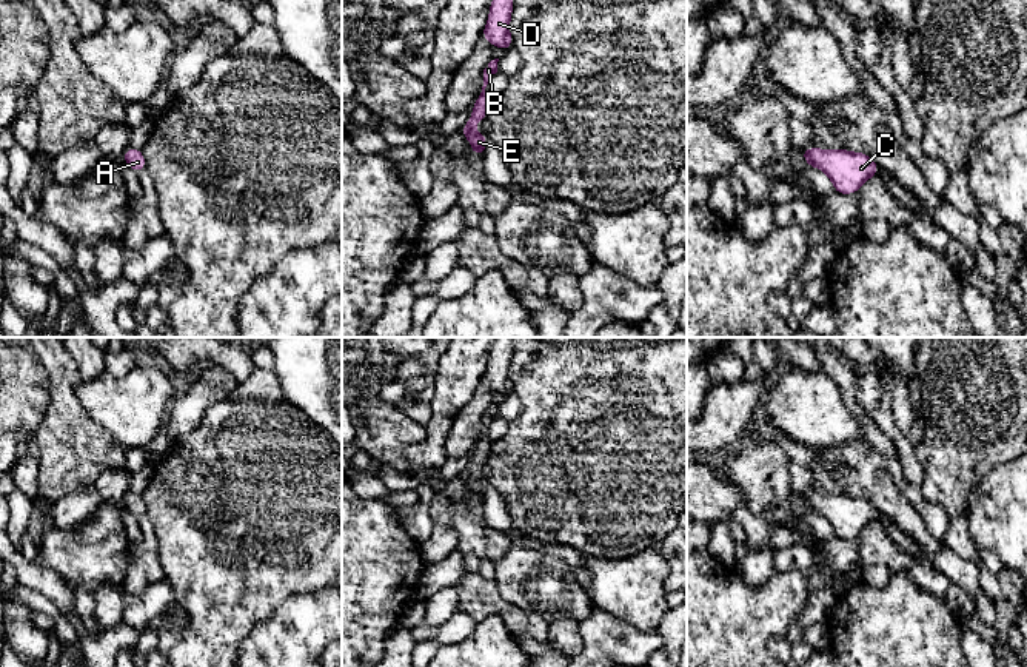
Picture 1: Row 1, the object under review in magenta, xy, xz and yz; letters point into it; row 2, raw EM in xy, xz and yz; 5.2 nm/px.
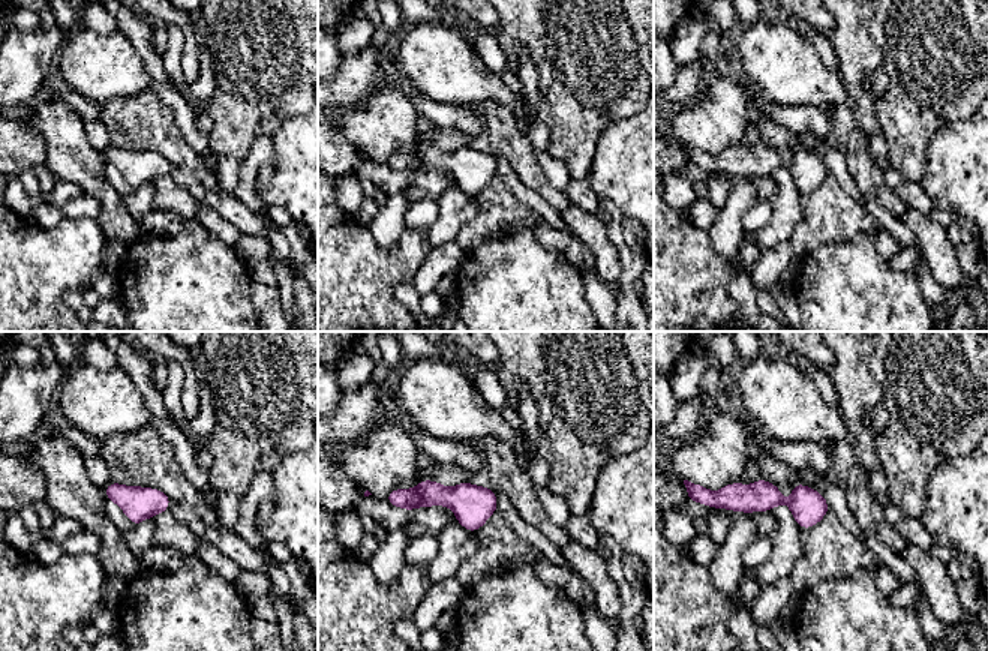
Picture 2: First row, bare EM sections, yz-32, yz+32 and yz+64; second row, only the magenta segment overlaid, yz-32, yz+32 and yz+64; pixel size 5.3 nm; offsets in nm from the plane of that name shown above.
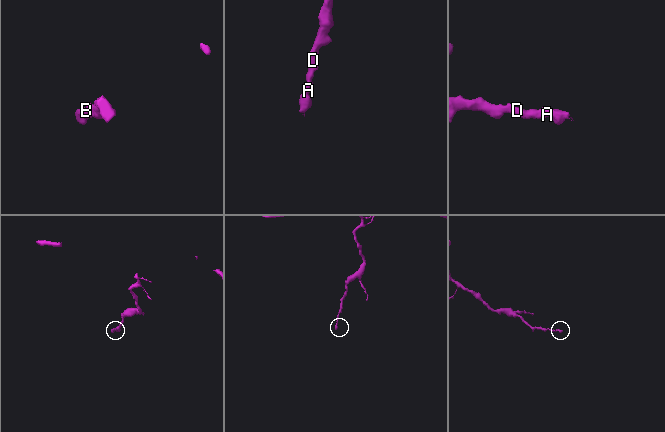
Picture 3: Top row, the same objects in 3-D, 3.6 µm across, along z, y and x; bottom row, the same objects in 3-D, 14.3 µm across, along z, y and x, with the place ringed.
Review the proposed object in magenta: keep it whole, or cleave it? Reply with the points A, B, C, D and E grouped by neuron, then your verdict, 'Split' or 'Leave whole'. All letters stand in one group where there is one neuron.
Groups: A B C D E. Leave whole

